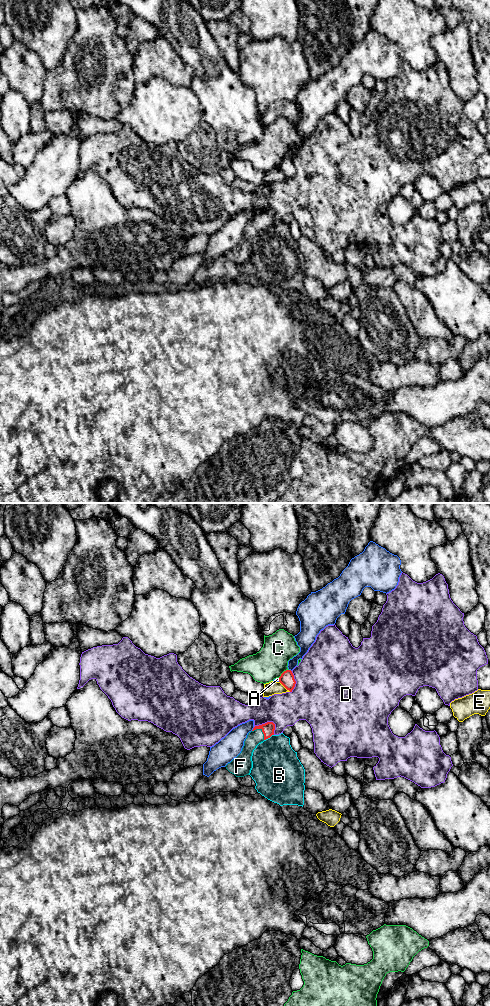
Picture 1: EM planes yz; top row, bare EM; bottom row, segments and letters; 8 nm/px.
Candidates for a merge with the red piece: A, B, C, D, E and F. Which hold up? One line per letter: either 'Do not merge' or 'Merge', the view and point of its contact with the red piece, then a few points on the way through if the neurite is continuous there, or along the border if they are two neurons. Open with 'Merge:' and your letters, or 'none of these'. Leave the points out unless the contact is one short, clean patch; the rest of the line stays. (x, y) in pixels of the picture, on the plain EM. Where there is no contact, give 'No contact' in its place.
Merge: F
A: Do not merge. Touches red at yz (253, 217)
B: Do not merge. Touches red at yz (268, 225). Boundary: yz (273, 222), (264, 228)
C: Do not merge. Touches red at yz (283, 160). Boundary: yz (288, 157), (278, 165)
D: Do not merge. Touches red at yz (265, 211)
E: Do not merge. Touches red at yz (285, 175)
F: Merge. Touches red at yz (262, 218). Path across: yz (268, 216), (262, 218), (255, 225)

